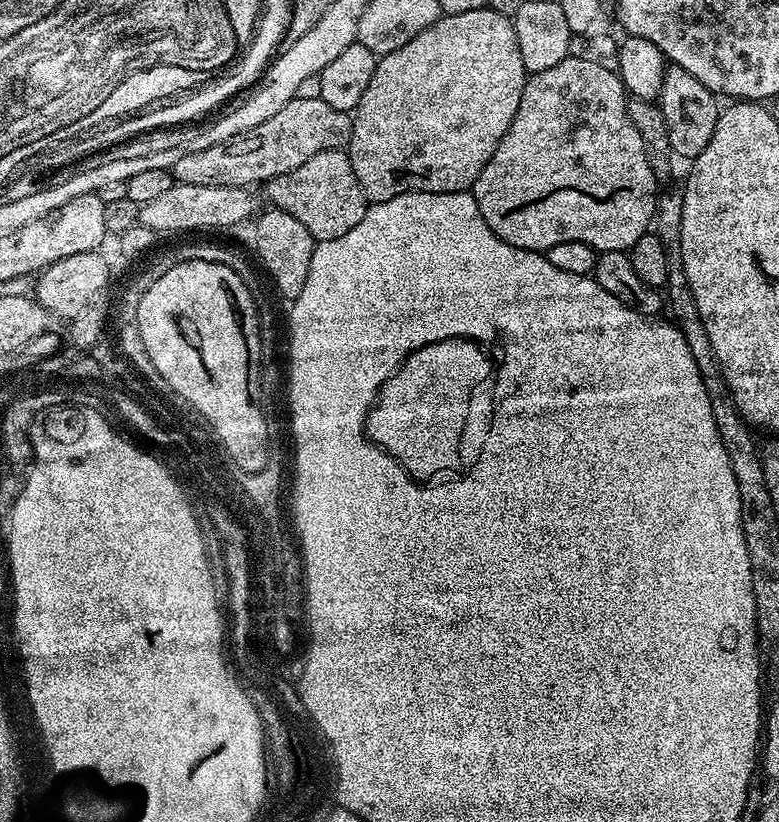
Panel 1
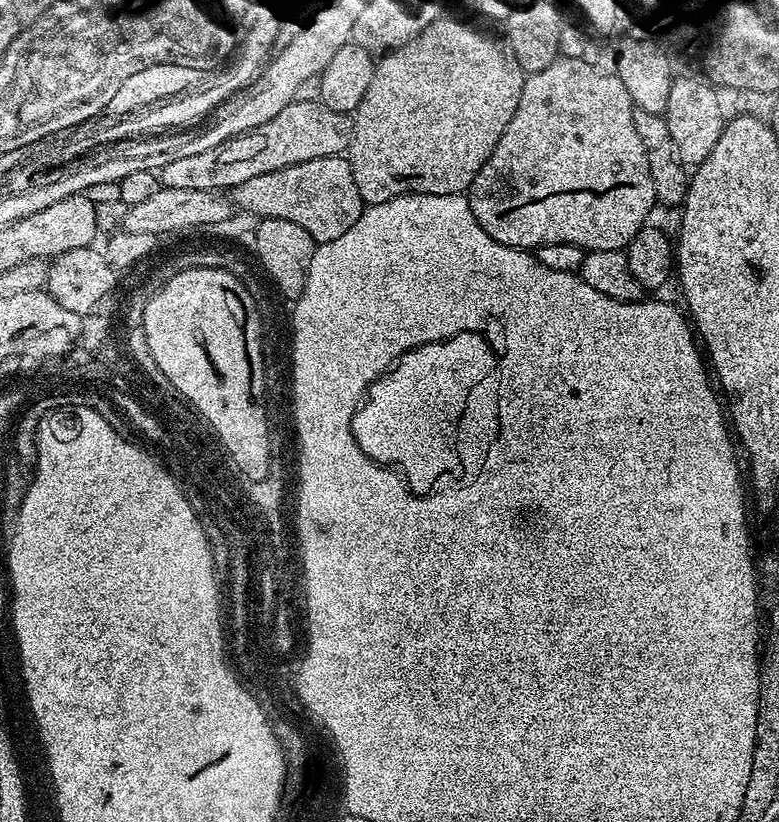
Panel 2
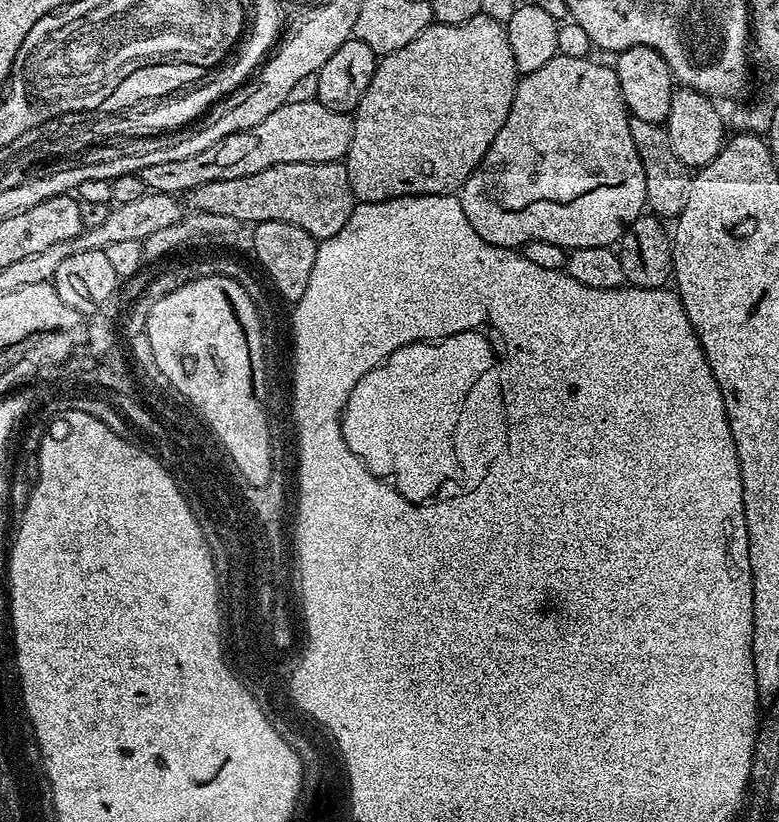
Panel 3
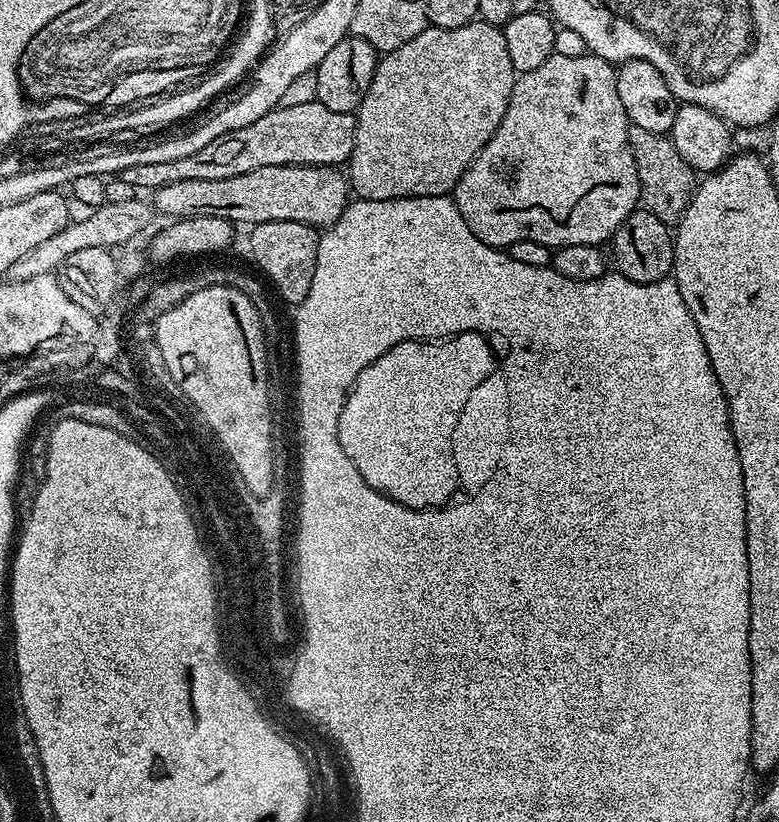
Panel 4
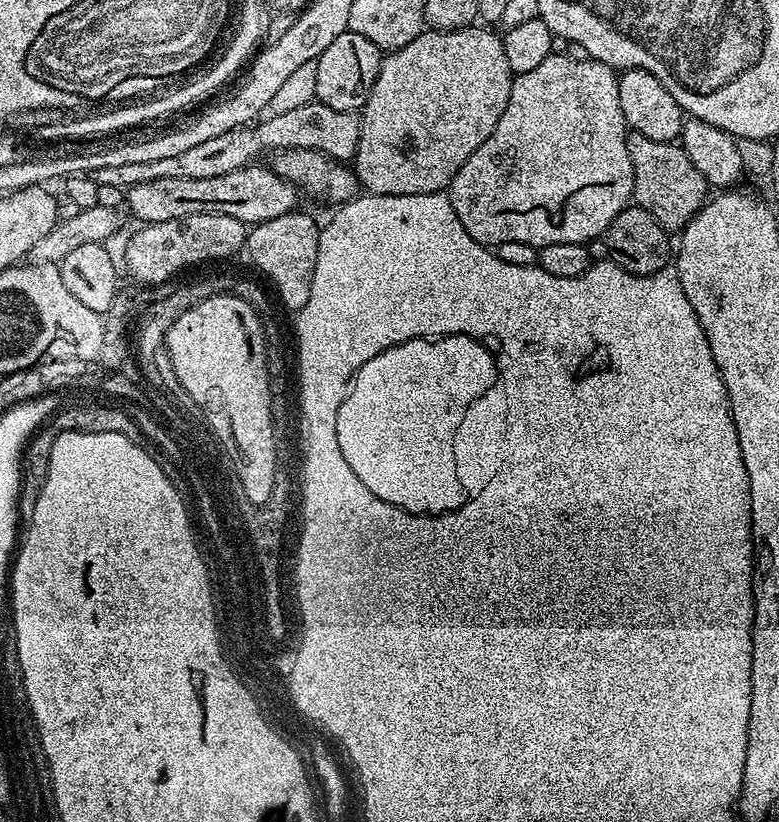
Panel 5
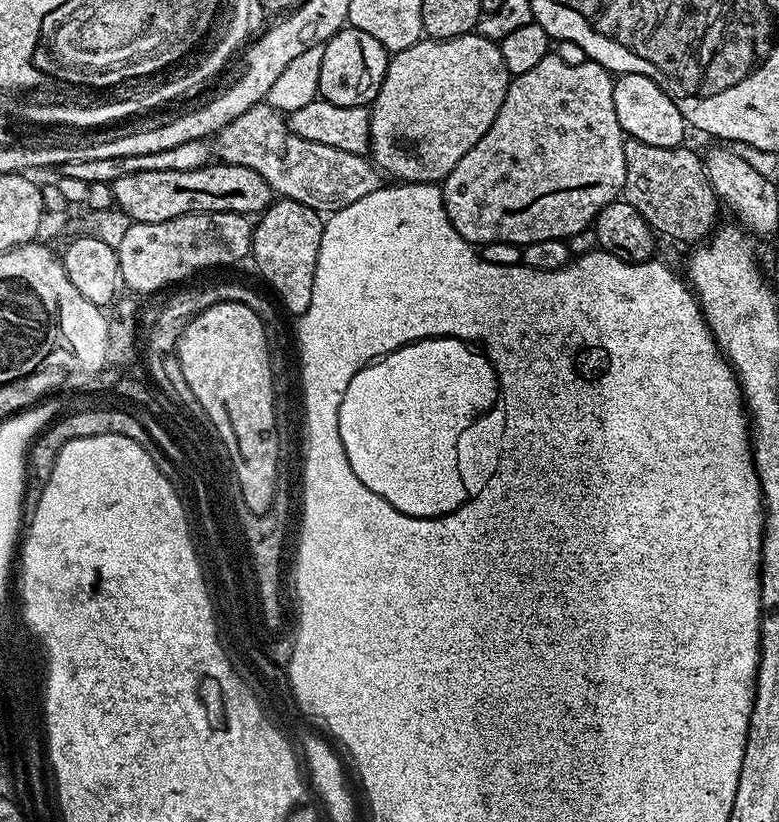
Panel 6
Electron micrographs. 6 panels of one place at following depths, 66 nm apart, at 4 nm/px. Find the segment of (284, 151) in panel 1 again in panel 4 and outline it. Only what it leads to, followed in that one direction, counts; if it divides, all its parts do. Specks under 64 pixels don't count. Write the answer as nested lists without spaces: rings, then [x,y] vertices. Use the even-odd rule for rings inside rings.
[[[319,100],[306,102],[303,106],[278,107],[270,114],[258,118],[251,126],[242,126],[242,130],[234,130],[230,134],[222,134],[222,138],[214,138],[203,150],[189,154],[186,158],[178,158],[174,162],[145,162],[143,166],[126,166],[119,172],[122,182],[130,182],[137,190],[146,190],[151,194],[162,186],[170,186],[170,182],[191,182],[198,178],[234,178],[238,174],[250,174],[250,170],[258,170],[262,166],[282,166],[283,164],[306,164],[309,166],[344,166],[352,156],[354,138],[356,137],[356,117],[350,112],[330,110],[330,106],[322,106]]]

